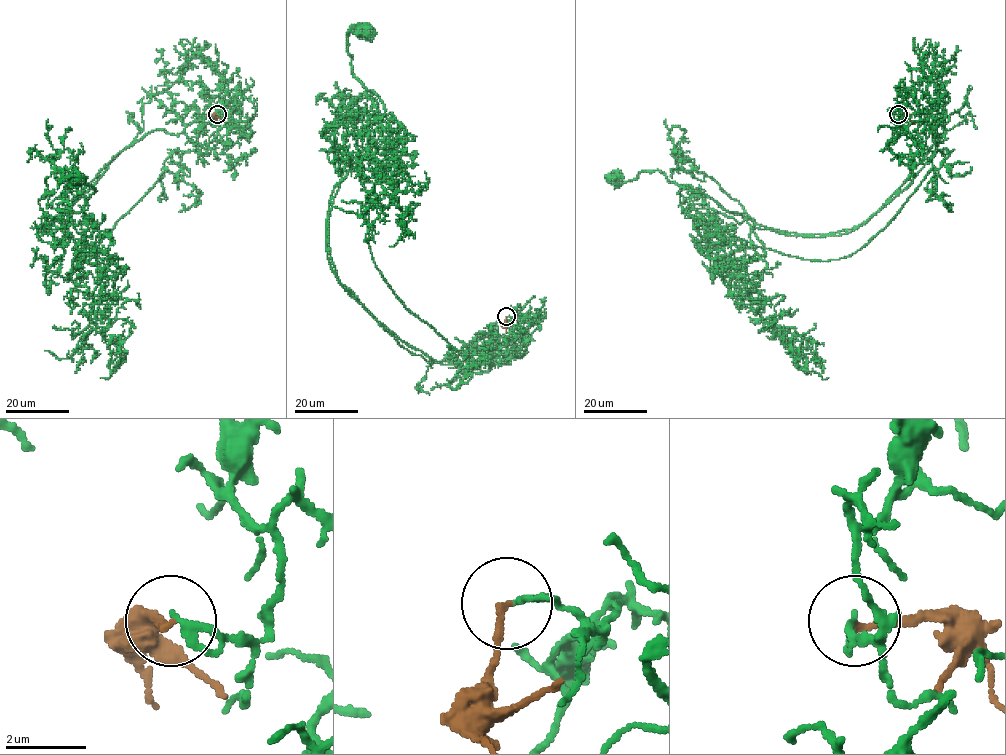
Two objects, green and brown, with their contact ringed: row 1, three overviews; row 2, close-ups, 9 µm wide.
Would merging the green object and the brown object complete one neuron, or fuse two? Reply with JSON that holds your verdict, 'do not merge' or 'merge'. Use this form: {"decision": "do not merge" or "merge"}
{"decision": "merge"}

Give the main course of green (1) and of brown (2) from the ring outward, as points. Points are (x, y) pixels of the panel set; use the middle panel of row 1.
1: (506, 316), (529, 326), (442, 364), (340, 282), (329, 213), (384, 113), (354, 75), (348, 33), (363, 30)
2: (506, 316), (506, 332)

